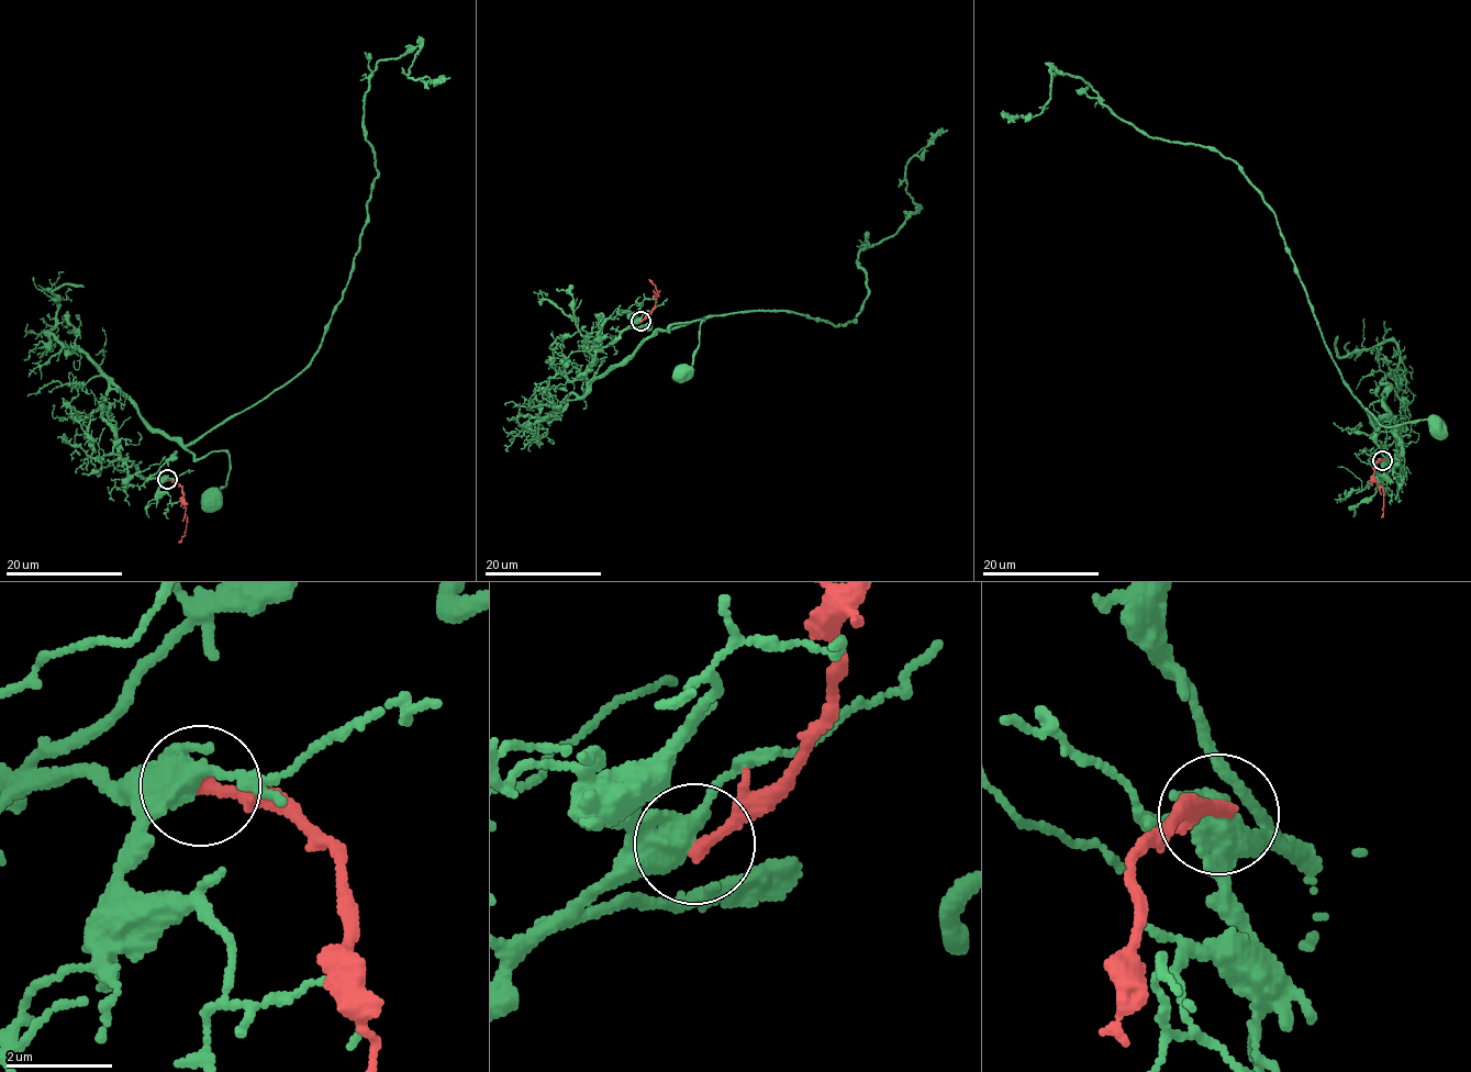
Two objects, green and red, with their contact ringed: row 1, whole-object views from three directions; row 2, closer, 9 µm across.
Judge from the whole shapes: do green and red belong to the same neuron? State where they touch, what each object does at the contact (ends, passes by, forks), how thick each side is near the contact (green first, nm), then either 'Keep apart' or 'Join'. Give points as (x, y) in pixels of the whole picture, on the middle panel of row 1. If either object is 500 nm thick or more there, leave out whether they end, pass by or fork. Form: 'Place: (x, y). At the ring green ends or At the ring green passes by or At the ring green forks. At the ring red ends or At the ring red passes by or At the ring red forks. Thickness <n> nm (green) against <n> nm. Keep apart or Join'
Place: (641, 321). At the ring green passes by. At the ring red ends. Thickness 440 nm (green) against 240 nm. Keep apart

